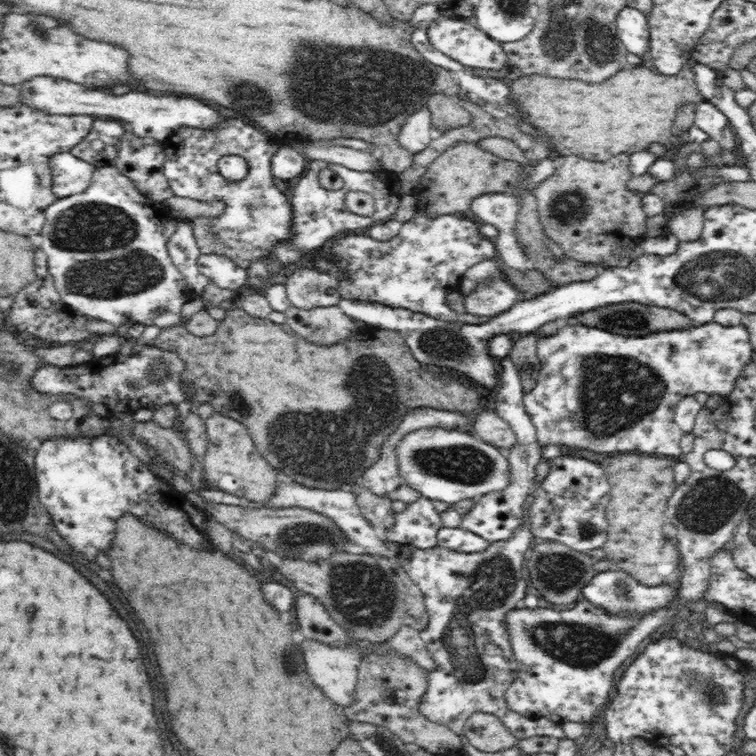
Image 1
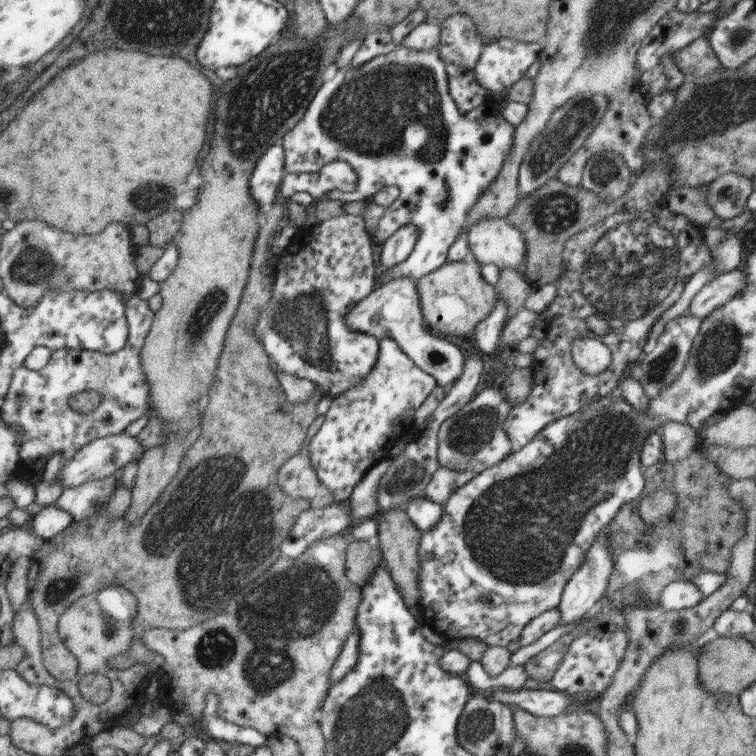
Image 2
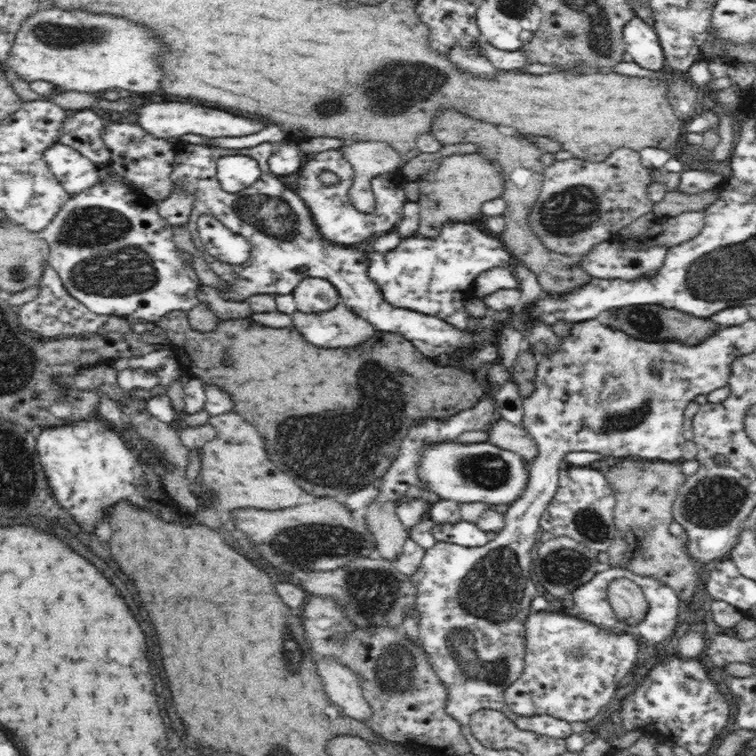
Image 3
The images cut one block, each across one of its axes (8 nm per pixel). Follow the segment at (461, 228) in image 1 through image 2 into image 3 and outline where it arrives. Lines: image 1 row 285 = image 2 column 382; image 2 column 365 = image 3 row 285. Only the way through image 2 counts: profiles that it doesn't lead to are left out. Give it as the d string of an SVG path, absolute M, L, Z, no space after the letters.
M446 222L436 238L424 238L414 232L412 236L402 238L400 244L390 252L373 251L366 252L366 255L370 259L366 270L368 277L380 286L382 296L392 306L436 316L452 324L454 328L464 331L468 331L468 320L471 317L464 307L464 302L470 300L470 295L474 293L476 276L492 268L508 268L514 259L505 243L498 237L492 237L485 228L480 228L478 222Z

